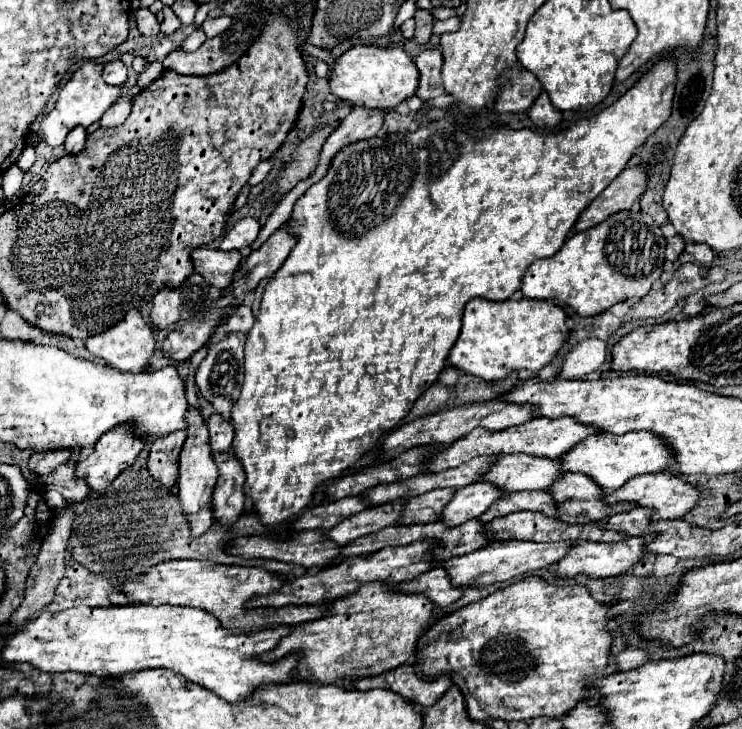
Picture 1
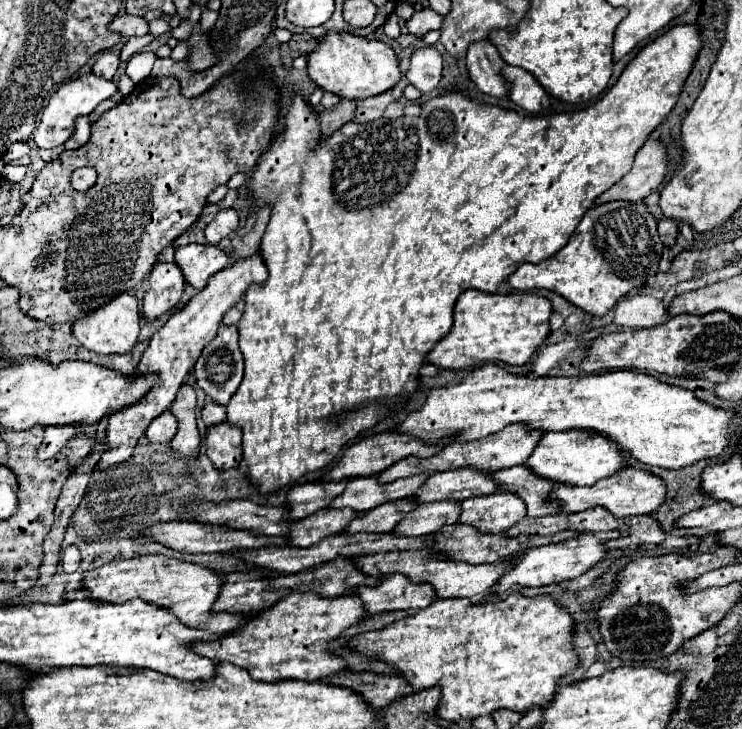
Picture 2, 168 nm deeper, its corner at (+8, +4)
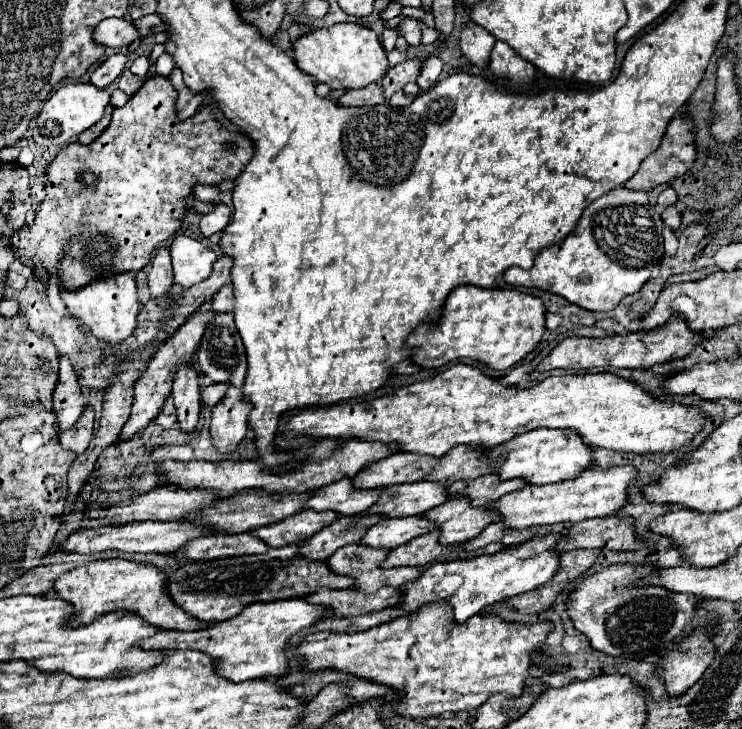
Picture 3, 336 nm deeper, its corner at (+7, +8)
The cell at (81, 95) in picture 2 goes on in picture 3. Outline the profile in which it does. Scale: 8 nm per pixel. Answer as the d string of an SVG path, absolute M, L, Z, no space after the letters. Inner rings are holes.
M78 82L78 84L64 84L60 90L54 92L54 96L42 106L40 114L34 120L34 142L38 146L52 146L52 144L66 144L70 138L78 136L80 132L88 130L92 124L96 124L102 118L104 108L110 102L110 94L104 88L96 88L90 82Z

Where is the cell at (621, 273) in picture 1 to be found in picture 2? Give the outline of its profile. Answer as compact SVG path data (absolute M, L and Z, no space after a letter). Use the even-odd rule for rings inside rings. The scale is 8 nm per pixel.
M617 200L617 202L597 204L587 210L587 214L579 222L577 230L573 232L565 248L561 248L553 258L543 260L539 264L521 264L521 268L517 268L517 272L509 276L509 284L521 292L535 288L553 290L571 304L579 306L581 310L593 316L605 316L623 296L627 296L631 290L641 288L649 276L657 274L661 252L663 252L663 244L657 234L657 220L651 216L651 212L643 202Z

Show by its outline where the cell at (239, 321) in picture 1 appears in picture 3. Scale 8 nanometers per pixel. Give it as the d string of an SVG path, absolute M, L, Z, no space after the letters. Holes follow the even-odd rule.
M224 284L214 296L212 296L212 308L214 312L234 312L234 288L232 284Z

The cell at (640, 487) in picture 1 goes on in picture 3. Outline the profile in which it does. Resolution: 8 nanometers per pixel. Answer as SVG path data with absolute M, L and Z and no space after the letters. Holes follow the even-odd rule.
M594 466L582 472L582 476L574 480L564 480L564 482L544 484L544 486L530 484L520 492L506 494L502 500L496 500L486 508L500 512L502 522L510 528L544 526L544 524L556 524L556 522L580 522L596 516L612 516L630 502L628 488L636 482L636 476L638 476L638 470L634 466L612 466L606 470L598 470Z

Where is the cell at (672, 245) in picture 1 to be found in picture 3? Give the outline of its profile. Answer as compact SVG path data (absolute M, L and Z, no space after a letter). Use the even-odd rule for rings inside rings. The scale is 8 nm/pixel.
M670 206L662 212L662 220L664 220L664 226L668 226L670 230L678 230L680 228L680 212L676 210L676 206Z

